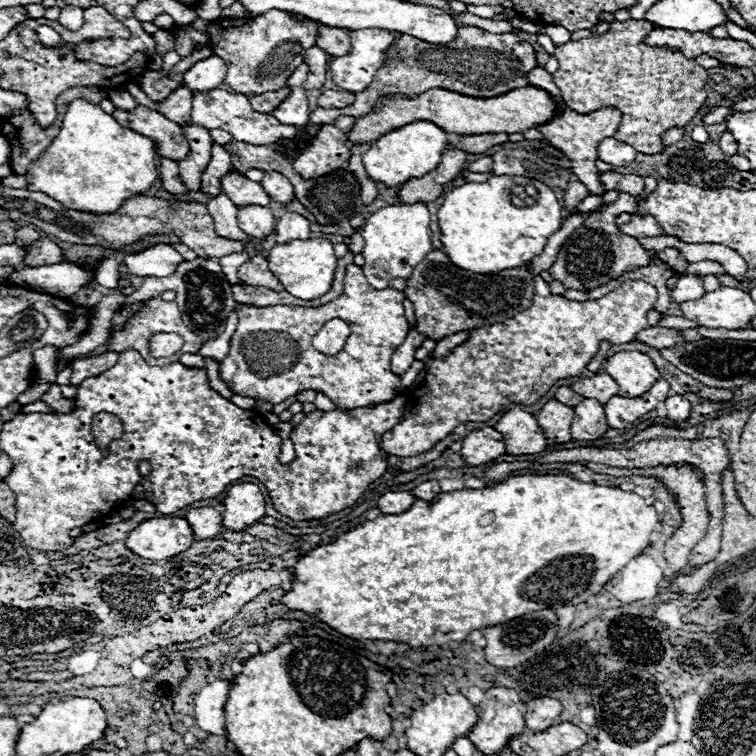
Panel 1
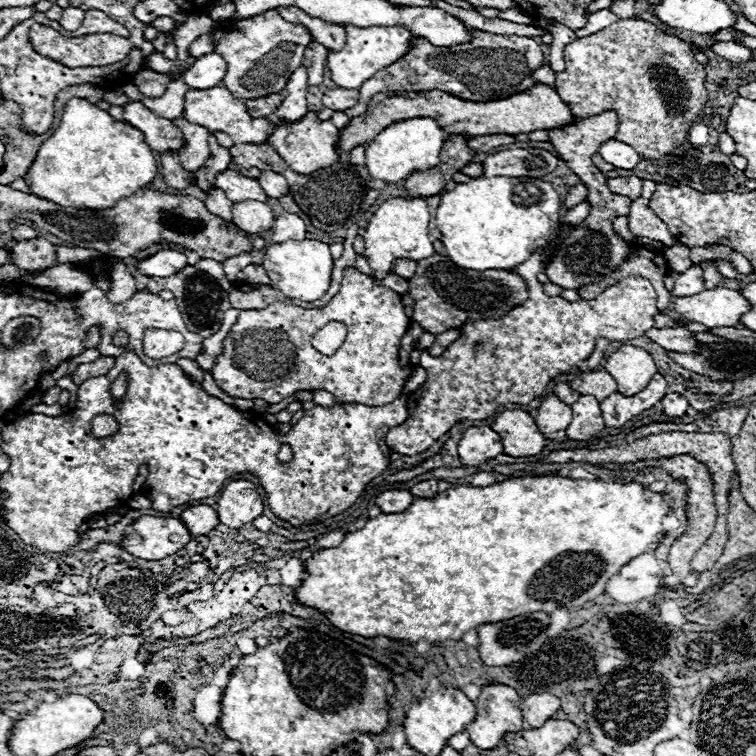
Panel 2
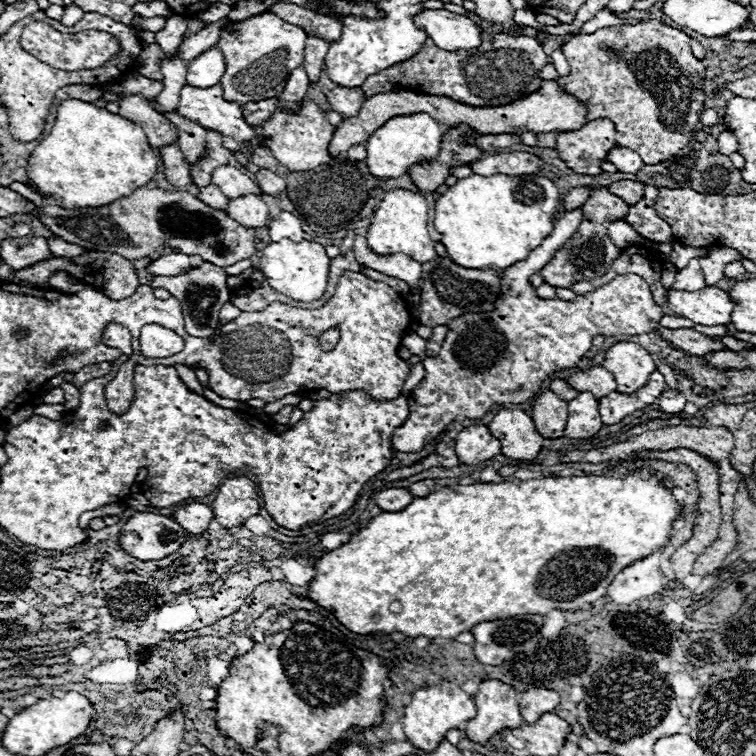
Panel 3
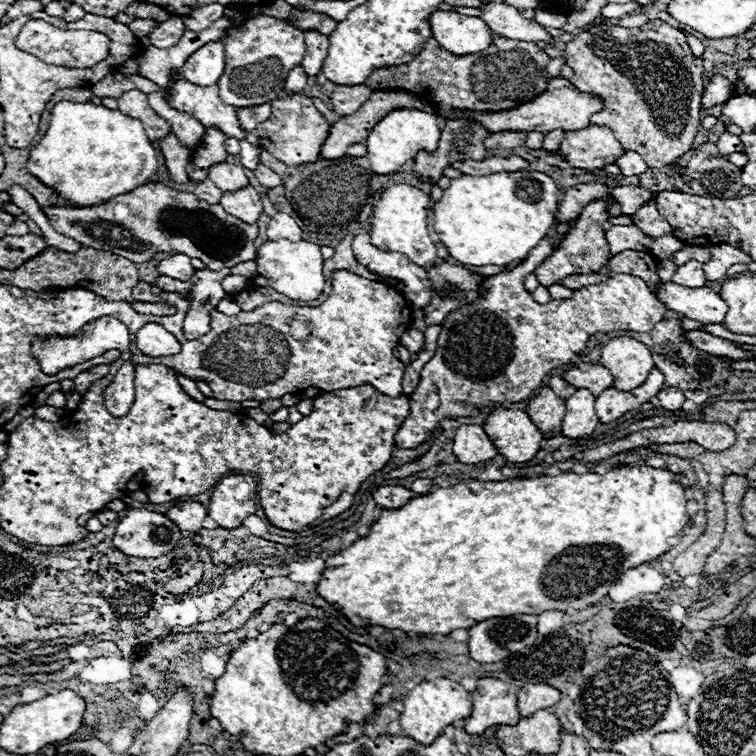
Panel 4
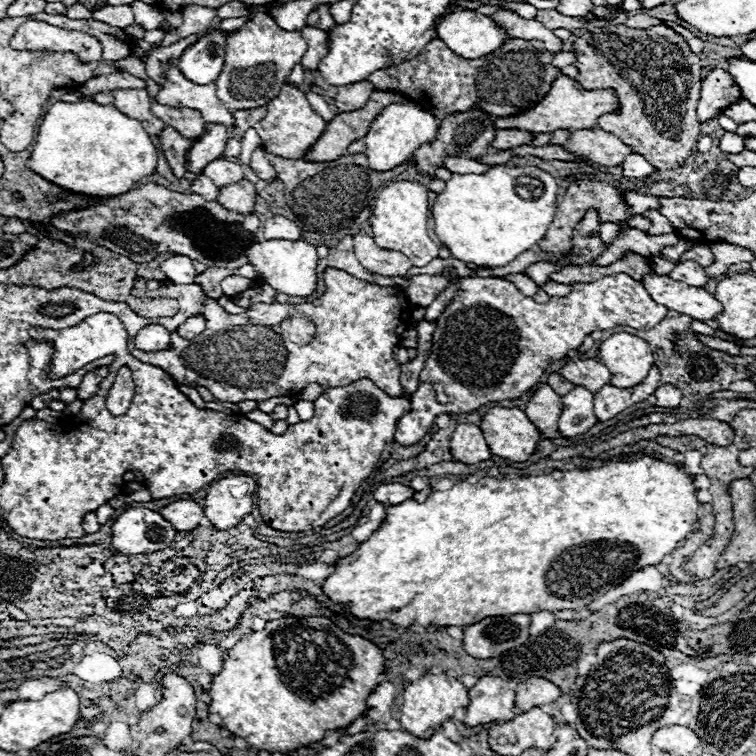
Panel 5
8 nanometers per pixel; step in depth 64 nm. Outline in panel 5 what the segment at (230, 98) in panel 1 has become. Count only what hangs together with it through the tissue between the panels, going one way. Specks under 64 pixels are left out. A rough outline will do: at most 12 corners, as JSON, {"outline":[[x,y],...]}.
{"outline":[[176,60],[156,102],[196,108],[208,124],[234,126],[214,84],[192,84]]}

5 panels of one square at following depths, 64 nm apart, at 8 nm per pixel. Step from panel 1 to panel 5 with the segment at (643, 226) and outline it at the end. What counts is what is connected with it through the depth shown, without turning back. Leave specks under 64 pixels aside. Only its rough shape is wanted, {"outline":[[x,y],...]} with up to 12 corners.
{"outline":[[656,210],[644,216],[652,220],[650,236],[672,234],[674,226]]}

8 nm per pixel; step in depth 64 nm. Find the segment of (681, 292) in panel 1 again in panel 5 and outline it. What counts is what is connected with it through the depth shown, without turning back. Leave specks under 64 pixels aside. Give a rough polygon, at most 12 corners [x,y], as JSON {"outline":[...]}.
{"outline":[[682,260],[670,276],[674,280],[704,286],[706,270],[694,260]]}

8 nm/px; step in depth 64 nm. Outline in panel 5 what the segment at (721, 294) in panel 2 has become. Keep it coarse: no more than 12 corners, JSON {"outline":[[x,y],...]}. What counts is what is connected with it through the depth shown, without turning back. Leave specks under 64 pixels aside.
{"outline":[[652,272],[640,282],[656,304],[712,320],[720,302],[704,288]]}

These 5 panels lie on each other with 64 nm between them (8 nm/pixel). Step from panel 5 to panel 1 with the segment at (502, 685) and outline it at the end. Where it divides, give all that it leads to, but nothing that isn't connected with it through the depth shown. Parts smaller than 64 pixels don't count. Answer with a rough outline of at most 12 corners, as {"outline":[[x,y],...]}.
{"outline":[[488,688],[468,738],[498,754],[524,732],[524,704],[512,688]]}

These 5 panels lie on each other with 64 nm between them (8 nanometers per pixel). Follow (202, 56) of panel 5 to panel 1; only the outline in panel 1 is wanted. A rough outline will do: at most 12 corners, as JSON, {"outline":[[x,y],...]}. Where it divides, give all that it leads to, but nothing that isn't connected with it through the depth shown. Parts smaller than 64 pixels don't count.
{"outline":[[212,54],[186,74],[190,90],[208,92],[226,78],[226,62]]}

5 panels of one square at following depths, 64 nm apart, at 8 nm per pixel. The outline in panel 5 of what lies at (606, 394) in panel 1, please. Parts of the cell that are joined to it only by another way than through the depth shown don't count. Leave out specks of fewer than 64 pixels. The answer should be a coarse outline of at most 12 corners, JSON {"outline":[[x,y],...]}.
{"outline":[[590,358],[568,360],[566,380],[596,394],[610,382],[608,368]]}

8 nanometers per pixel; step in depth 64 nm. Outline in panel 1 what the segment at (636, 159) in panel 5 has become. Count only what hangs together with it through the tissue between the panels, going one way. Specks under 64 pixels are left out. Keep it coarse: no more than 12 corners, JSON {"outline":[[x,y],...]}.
{"outline":[[606,138],[598,146],[602,162],[628,166],[636,160],[630,144]]}

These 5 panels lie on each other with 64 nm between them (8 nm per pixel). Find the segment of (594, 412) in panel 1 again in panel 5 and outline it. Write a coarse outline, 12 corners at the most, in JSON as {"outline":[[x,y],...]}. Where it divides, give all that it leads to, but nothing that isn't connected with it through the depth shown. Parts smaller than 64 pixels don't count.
{"outline":[[574,386],[562,396],[558,432],[578,436],[598,420],[594,394]]}

